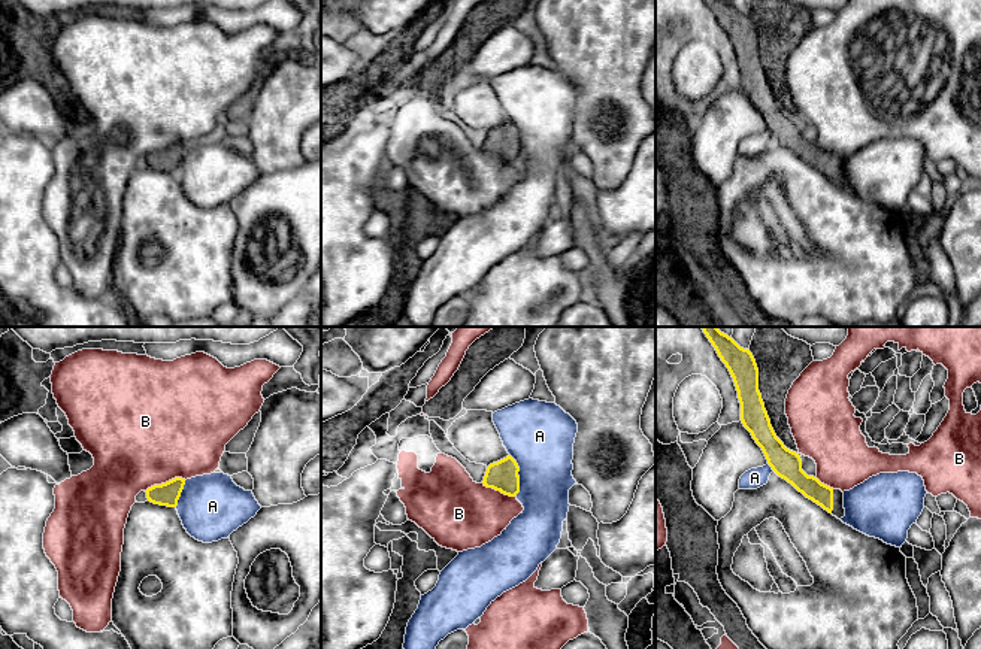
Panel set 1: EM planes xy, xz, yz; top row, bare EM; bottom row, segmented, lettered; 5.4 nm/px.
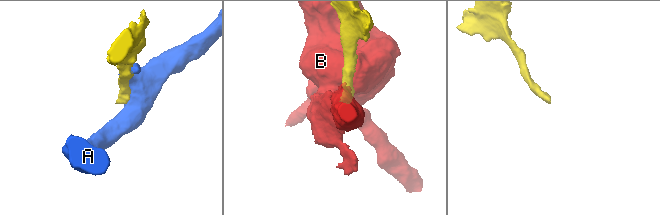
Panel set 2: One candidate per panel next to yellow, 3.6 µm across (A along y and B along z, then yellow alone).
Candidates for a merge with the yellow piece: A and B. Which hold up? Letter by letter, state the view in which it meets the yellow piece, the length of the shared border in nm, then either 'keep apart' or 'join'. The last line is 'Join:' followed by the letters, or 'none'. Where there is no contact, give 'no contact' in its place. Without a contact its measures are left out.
A: meets yellow in xz; contact 220 nm long; keep apart
B: meets yellow in xy; contact 240 nm long; keep apart
Join: none

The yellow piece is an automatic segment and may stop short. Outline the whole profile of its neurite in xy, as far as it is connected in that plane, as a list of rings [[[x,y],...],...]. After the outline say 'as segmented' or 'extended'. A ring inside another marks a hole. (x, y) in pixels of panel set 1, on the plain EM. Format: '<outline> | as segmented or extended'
[[[175,143],[166,149],[154,151],[145,157],[146,164],[154,170],[176,173],[184,151],[185,145],[182,143]]] | as segmented

